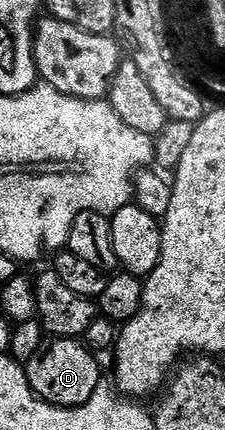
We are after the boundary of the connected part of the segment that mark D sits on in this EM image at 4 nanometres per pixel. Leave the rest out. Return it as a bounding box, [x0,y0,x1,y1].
[26,339,102,408]

